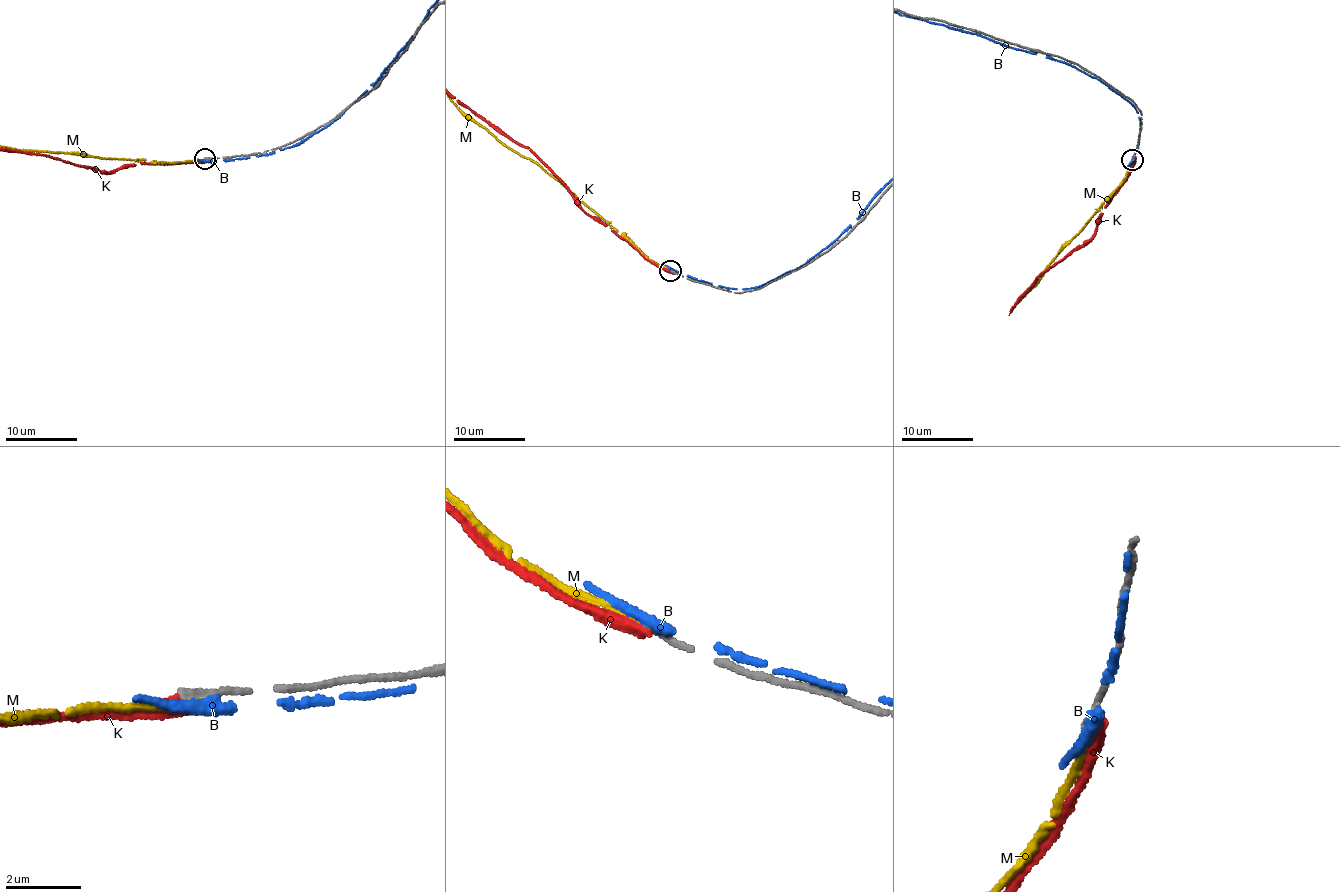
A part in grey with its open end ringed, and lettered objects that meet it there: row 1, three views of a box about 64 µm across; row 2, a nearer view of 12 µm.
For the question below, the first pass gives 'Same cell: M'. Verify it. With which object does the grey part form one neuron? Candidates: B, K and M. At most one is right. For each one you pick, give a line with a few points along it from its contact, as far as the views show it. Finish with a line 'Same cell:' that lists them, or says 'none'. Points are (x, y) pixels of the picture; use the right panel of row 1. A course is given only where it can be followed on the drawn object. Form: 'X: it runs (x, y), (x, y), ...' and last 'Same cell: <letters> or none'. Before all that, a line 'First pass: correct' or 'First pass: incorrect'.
First pass: incorrect
Same cell: none

